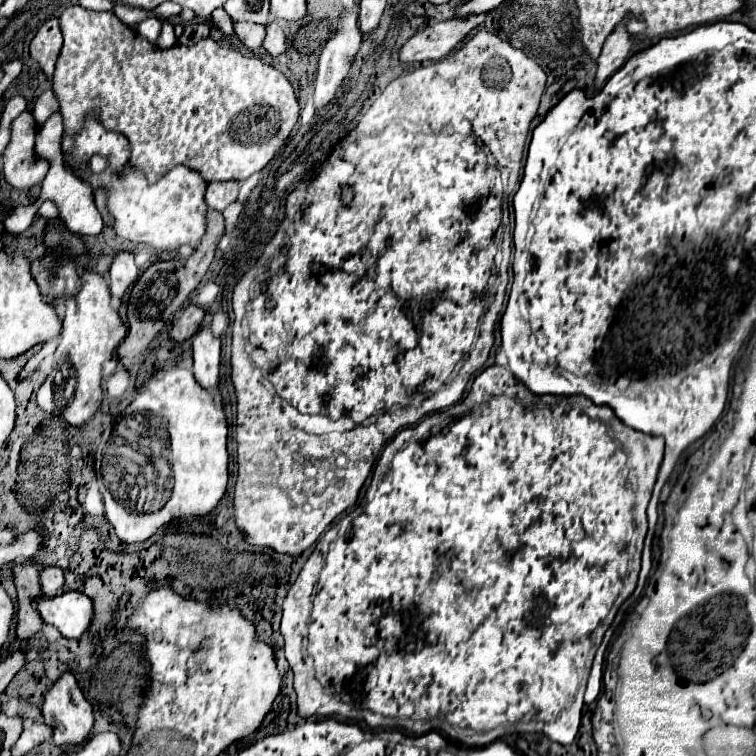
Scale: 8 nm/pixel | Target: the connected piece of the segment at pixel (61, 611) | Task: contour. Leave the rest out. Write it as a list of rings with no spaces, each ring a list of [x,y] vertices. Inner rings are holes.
[[[67,591],[55,597],[41,595],[35,605],[43,623],[57,627],[67,639],[79,639],[89,629],[93,617],[91,599],[79,591]]]

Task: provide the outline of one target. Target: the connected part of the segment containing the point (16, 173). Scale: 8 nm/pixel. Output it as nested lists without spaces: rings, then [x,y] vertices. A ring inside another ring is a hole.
[[[29,111],[21,113],[11,123],[11,139],[3,153],[3,173],[13,189],[29,189],[37,185],[49,171],[49,163],[45,159],[35,161],[33,155],[35,125],[37,123]]]

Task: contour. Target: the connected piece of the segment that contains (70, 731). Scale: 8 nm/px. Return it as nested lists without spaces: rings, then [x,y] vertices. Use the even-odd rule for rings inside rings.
[[[63,673],[53,687],[43,695],[41,713],[45,723],[53,729],[53,741],[55,745],[81,745],[93,727],[93,707],[85,699],[83,691],[79,689],[75,677],[71,673]]]

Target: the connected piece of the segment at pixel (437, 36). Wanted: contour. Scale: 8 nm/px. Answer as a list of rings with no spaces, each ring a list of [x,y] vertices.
[[[471,15],[465,21],[443,21],[433,27],[427,27],[415,33],[401,49],[399,63],[417,63],[417,61],[437,61],[449,55],[463,37],[481,25],[485,15]]]

